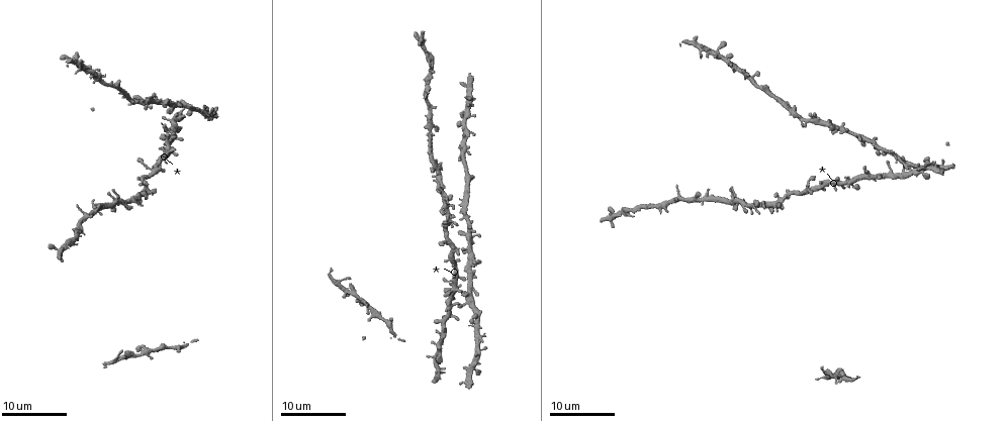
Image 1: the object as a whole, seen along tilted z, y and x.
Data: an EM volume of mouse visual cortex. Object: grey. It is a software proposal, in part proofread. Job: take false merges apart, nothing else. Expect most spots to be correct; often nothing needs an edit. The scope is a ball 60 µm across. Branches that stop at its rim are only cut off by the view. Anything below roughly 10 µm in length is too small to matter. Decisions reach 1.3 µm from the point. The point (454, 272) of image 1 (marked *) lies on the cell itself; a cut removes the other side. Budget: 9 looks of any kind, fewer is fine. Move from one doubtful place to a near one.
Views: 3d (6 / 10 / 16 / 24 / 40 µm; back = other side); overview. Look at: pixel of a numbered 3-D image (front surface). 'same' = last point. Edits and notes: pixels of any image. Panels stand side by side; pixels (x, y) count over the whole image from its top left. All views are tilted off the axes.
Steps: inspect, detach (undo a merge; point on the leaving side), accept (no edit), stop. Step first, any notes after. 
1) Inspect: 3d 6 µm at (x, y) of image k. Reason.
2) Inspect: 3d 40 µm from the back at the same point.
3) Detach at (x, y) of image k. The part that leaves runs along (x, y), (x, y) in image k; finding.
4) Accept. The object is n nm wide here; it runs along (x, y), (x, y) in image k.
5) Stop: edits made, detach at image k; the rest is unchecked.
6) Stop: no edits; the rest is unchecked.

Inspect: 3d 24 µm at (769, 208) of image 1.

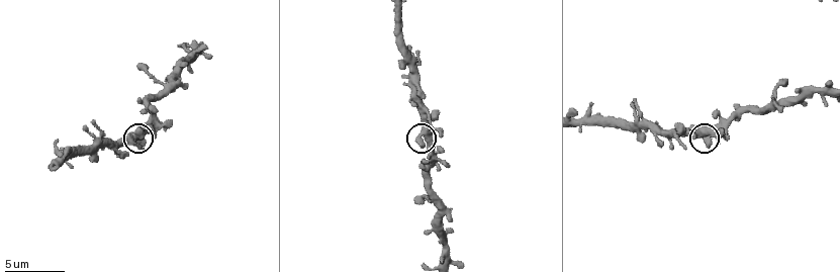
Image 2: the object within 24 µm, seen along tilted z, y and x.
Inspect: 3d 10 µm at (419, 135) of image 2.

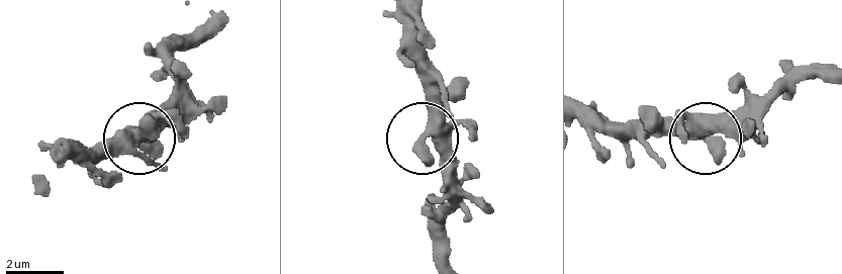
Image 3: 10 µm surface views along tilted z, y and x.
Accept. One cell here.

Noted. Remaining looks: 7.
Inspect: 3d 24 µm at (441, 322) of image 1.

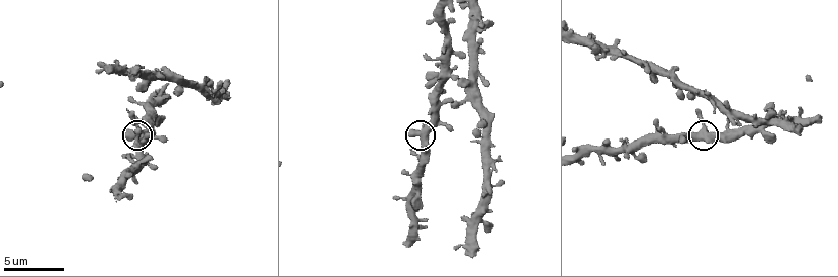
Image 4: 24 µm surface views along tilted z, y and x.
Inspect: 3d 6 µm at (424, 136) of image 4. Closer look.

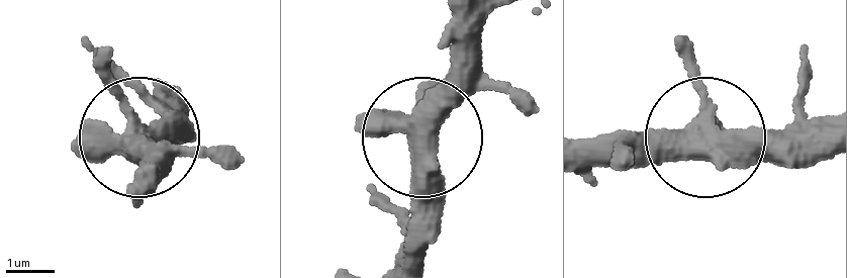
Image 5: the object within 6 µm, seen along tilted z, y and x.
Accept. The object is 440 nm wide here; it runs along (590, 163), (655, 163), (714, 135), (826, 145) in image 5; one cell here.

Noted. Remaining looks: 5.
Inspect: 3d 6 µm at (411, 194) of image 4. Calibre changes.

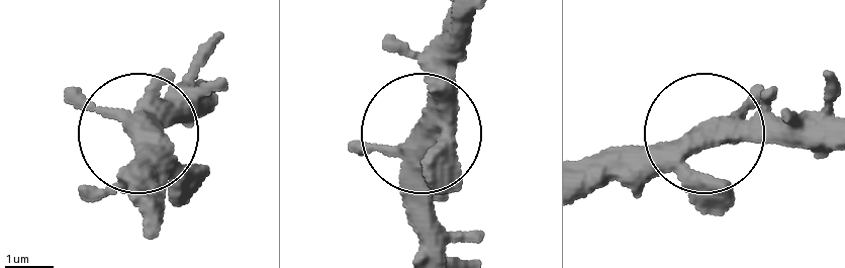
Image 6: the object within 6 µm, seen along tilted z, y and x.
Accept. 3 arms meet here; it runs along (161, 211), (142, 143), (165, 121), (169, 87) in image 6; all the same cell.

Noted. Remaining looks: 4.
Inspect: 3d 16 µm at (475, 94) of image 4. A fork.

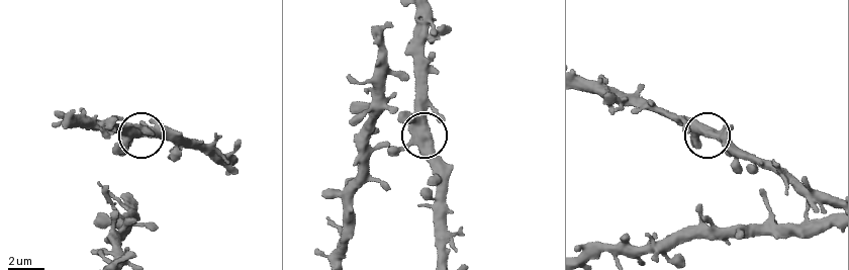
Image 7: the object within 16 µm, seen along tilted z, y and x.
Accept. The object is 430 nm wide here; continuous, no second cell.

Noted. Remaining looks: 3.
Stop: no edits; the rest is unchecked.

